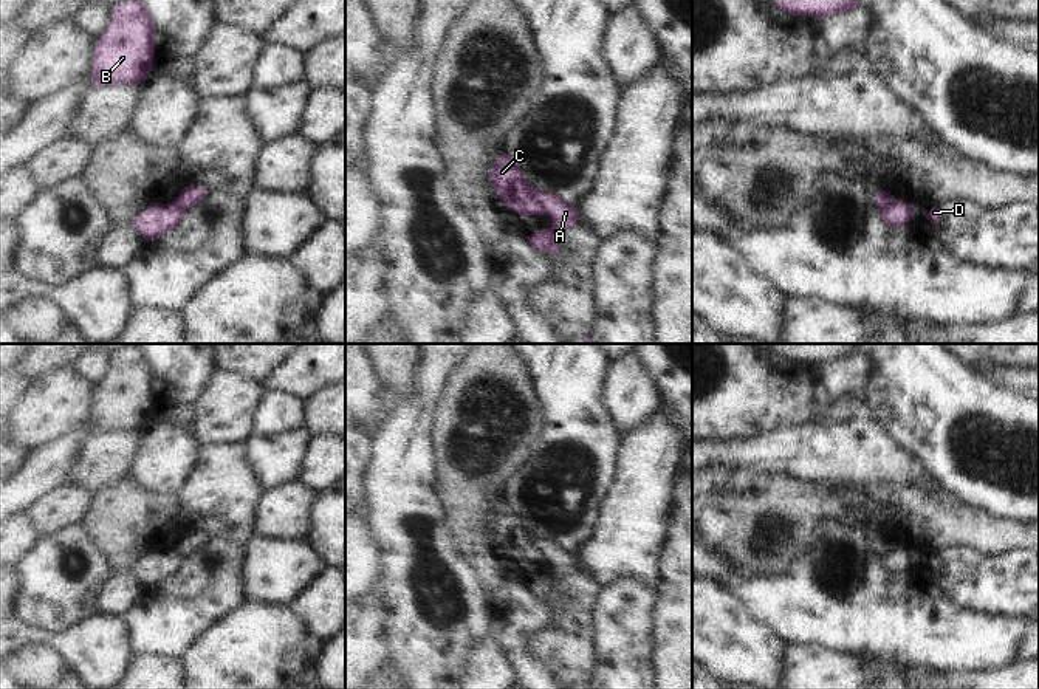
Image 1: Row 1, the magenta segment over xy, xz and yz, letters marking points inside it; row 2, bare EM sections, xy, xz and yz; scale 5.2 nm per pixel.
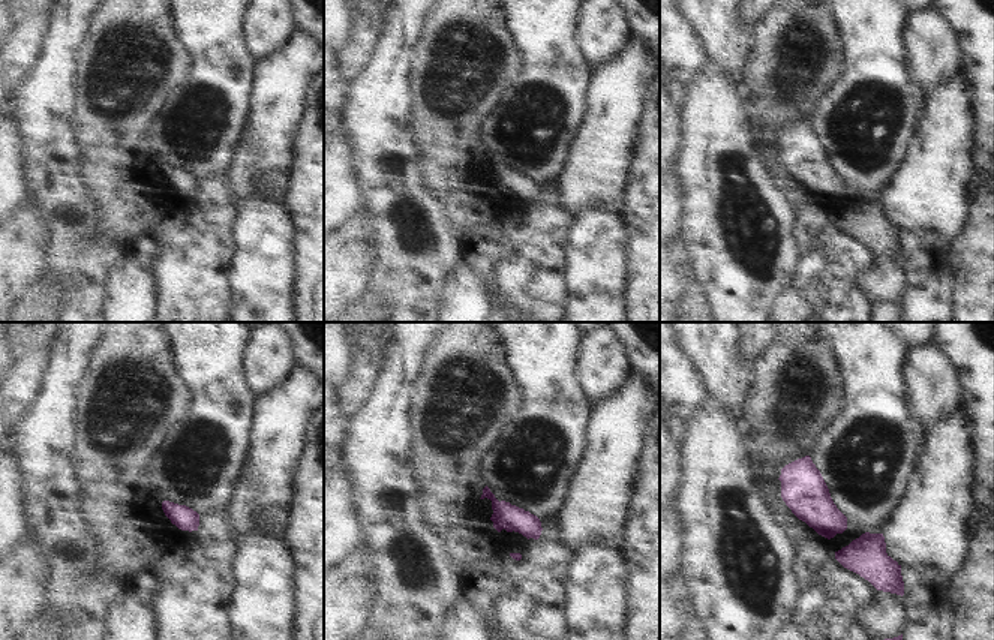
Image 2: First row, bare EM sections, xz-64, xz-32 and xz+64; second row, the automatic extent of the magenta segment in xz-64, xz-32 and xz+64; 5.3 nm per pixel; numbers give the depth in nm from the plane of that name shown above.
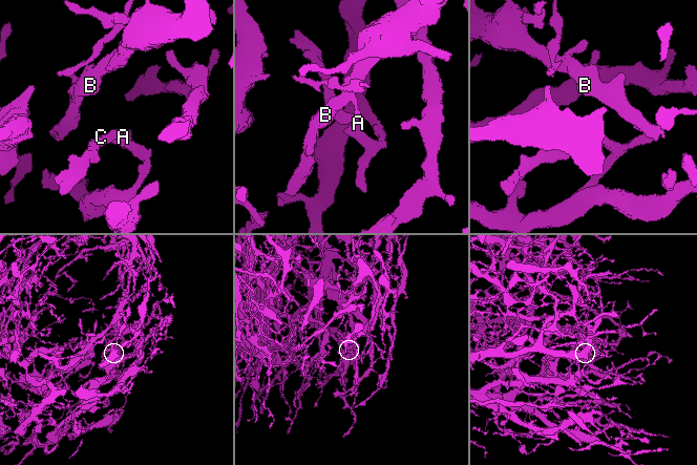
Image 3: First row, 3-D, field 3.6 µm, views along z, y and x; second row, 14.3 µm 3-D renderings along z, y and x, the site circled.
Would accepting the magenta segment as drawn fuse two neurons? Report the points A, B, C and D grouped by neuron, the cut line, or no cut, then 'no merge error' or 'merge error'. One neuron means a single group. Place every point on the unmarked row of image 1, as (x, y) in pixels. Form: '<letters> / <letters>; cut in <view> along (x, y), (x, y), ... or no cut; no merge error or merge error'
A B D / C; cut in xz along (528, 533), (545, 559); merge error

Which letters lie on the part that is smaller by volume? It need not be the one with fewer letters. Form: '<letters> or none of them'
C

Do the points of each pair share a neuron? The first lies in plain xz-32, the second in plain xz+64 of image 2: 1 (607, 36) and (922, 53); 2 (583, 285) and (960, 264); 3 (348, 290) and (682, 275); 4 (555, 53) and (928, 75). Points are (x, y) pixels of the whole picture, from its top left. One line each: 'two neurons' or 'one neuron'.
1: one neuron
2: two neurons
3: one neuron
4: two neurons

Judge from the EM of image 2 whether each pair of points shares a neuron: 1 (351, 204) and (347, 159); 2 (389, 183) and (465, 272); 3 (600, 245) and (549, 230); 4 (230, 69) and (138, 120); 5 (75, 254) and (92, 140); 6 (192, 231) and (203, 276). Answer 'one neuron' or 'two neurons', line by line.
1: one neuron
2: two neurons
3: two neurons
4: two neurons
5: two neurons
6: one neuron

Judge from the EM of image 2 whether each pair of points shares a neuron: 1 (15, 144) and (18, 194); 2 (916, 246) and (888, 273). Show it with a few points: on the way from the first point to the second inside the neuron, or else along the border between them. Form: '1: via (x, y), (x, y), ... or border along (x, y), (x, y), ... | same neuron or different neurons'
1: via (15, 156), (15, 182) | same neuron
2: border along (903, 260), (907, 282), (907, 293), (903, 297) | different neurons

